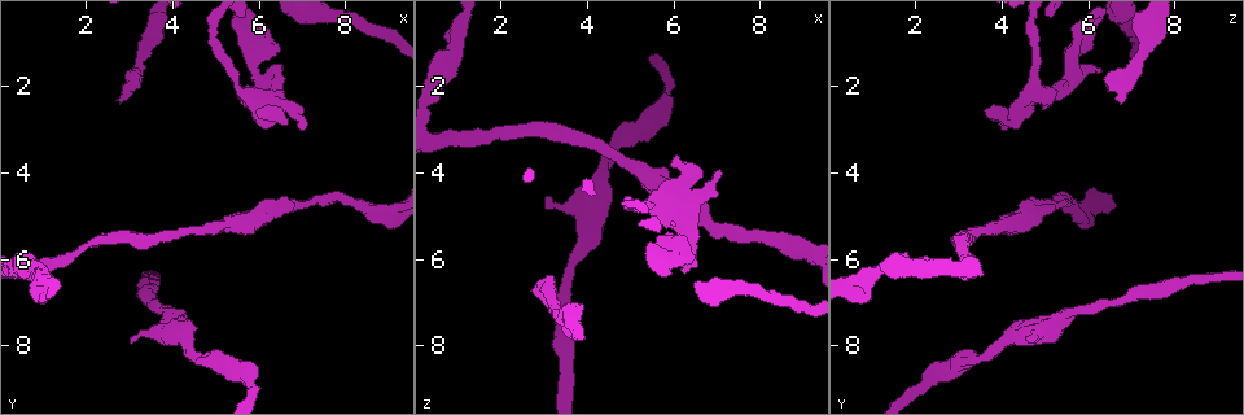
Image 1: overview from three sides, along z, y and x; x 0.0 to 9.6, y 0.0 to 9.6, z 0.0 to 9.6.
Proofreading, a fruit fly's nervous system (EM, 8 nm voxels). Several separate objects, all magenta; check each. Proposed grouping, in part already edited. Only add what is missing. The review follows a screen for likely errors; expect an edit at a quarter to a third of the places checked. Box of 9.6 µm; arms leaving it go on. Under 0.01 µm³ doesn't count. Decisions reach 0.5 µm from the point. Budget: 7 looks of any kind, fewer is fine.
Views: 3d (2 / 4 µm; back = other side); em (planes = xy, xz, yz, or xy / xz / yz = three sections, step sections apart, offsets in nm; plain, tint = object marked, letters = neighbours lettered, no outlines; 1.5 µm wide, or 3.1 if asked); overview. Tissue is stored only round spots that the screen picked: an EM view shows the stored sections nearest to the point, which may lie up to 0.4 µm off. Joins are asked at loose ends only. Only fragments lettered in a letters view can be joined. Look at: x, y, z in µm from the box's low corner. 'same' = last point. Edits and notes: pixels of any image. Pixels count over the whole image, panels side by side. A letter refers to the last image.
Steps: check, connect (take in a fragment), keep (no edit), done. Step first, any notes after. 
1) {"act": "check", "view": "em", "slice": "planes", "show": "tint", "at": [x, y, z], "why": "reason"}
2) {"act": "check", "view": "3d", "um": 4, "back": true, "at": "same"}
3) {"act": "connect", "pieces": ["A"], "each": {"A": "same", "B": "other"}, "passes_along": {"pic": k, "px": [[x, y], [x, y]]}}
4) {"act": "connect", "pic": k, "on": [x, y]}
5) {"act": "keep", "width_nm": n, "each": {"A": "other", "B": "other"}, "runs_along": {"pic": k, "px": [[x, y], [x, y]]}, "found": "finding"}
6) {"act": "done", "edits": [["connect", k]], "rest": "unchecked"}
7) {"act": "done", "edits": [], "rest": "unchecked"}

{"act": "check", "view": "3d", "um": 4, "at": [2.65, 2.35, 6.70], "why": "an open end"}

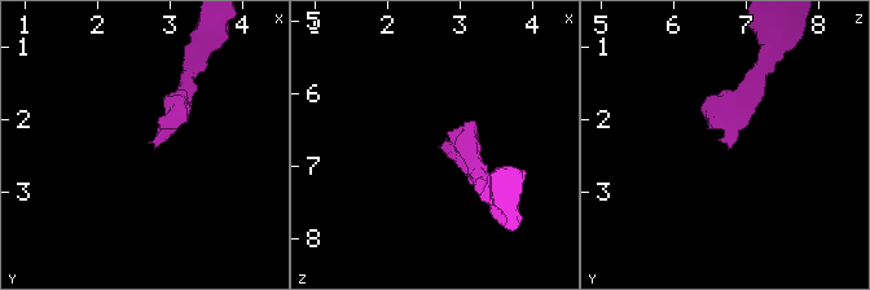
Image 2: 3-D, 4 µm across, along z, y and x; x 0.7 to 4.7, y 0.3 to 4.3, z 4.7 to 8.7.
{"act": "check", "view": "em", "slice": "planes", "show": "letters", "at": [2.70, 2.35, 6.75], "why": "need the tissue"}

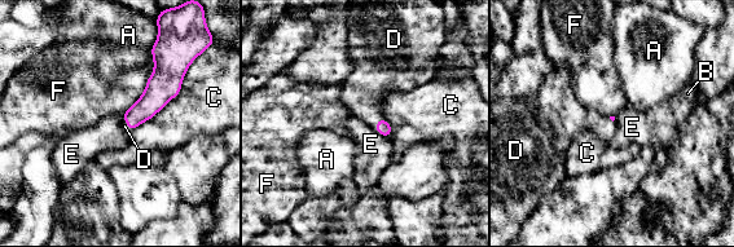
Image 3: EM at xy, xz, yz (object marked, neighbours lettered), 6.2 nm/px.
{"act": "connect", "pieces": ["D"], "each": {"A": "other", "B": "other", "C": "other", "D": "same", "E": "other", "F": "other"}, "found": "the neuron continues"}

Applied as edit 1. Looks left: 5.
{"act": "check", "view": "3d", "um": 4, "at": [2.95, 7.90, 4.65]}

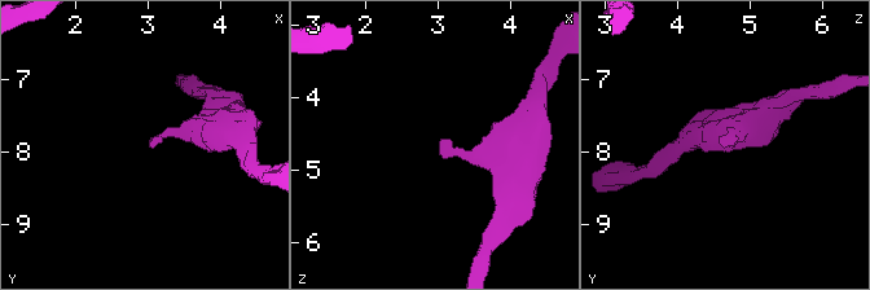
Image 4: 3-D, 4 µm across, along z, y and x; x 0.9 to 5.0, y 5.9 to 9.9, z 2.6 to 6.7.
{"act": "check", "view": "em", "slice": "planes", "show": "letters", "at": [3.00, 7.90, 4.65], "why": "need the tissue"}

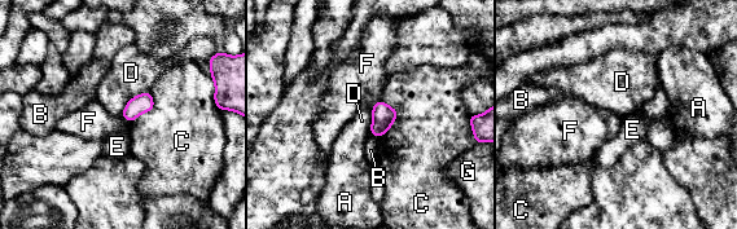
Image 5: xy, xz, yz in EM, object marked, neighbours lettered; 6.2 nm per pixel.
{"act": "keep", "each": {"A": "other", "B": "other", "C": "other", "D": "other", "E": "other", "F": "other", "G": "other"}, "border": {"pic": 5, "px": [[149, 89], [135, 95], [121, 114]]}, "found": "none of them fits"}

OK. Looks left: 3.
{"act": "check", "view": "em", "slice": "planes", "show": "plain", "at": [6.05, 2.60, 3.65], "why": "branch stops here"}

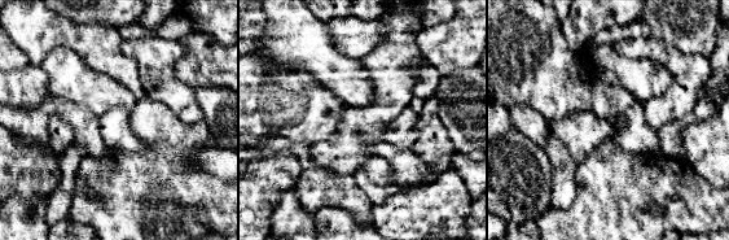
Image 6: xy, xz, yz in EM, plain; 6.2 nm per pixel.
{"act": "check", "view": "em", "slice": "planes", "show": "letters", "at": "same"}

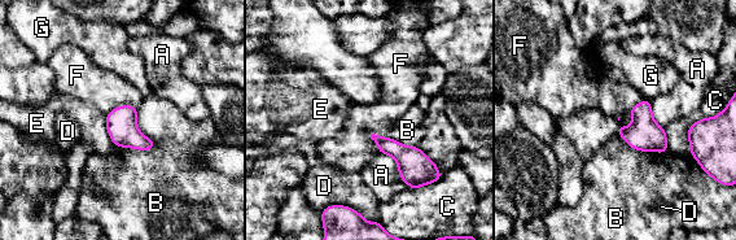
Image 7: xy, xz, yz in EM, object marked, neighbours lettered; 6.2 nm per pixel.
{"act": "keep", "each": {"A": "other", "B": "other", "C": "other", "D": "other", "E": "other", "F": "other", "G": "other"}, "border": {"pic": 7, "px": [[105, 116], [105, 129], [114, 144]]}, "found": "no lettered fragment goes on from it"}

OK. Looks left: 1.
{"act": "done", "edits": [["connect", 3]], "rest": "unchecked"}

